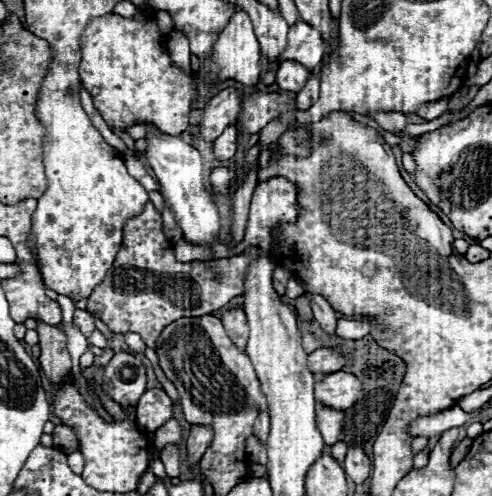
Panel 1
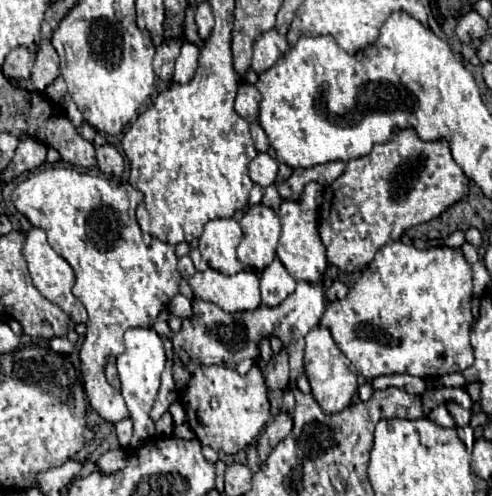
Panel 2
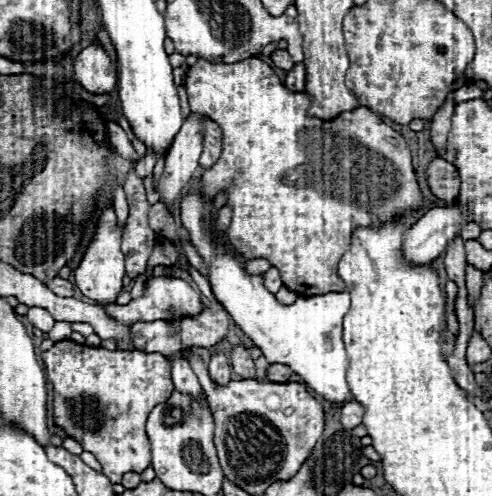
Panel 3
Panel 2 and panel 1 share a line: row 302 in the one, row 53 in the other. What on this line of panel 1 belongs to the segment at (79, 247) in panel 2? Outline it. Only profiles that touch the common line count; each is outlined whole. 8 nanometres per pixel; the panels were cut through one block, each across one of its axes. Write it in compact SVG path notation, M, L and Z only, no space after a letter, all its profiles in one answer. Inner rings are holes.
M106 14L94 18L82 32L82 62L80 62L82 86L90 92L94 108L102 114L110 128L130 128L134 124L156 124L162 132L180 134L188 128L188 112L196 100L196 82L184 74L168 56L166 36L158 30L154 18L144 22L122 18L118 14Z

